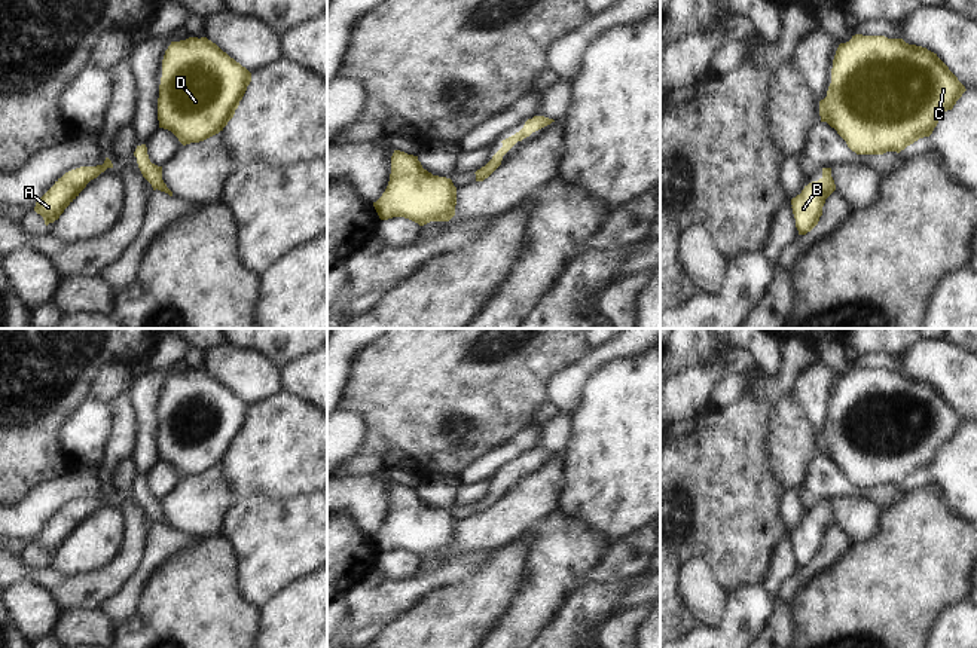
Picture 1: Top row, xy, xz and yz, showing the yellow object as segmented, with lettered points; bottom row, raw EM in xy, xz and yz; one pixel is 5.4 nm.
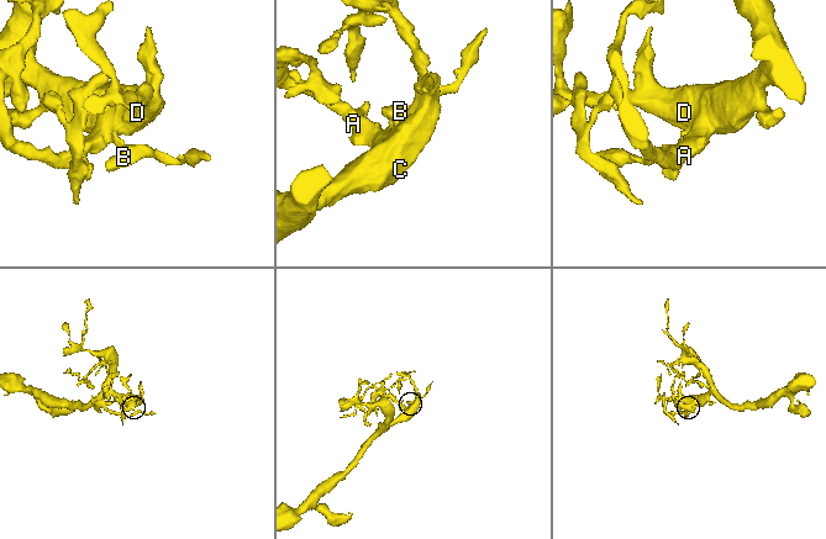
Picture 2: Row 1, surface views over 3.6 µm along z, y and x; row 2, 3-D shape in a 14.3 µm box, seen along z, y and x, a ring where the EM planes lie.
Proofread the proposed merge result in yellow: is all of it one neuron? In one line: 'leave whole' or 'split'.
leave whole

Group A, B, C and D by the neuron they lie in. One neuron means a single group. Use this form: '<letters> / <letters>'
A B C D

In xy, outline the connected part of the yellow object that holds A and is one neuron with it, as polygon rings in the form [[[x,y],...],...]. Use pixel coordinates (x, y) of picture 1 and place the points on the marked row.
[[[106,158],[103,165],[80,166],[65,172],[55,184],[36,202],[34,211],[40,214],[45,224],[54,223],[59,218],[64,210],[79,196],[86,184],[97,178],[113,163]]]

